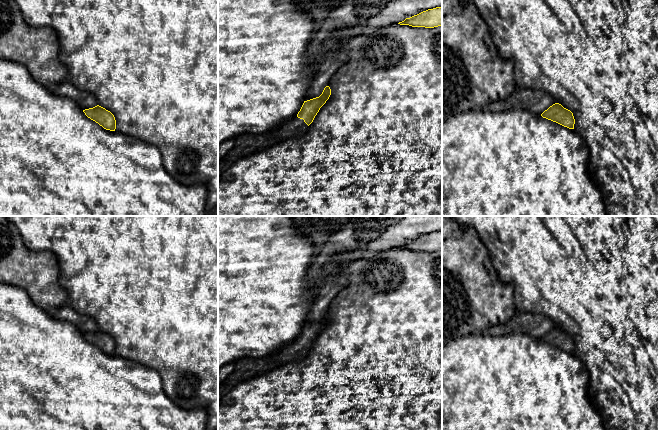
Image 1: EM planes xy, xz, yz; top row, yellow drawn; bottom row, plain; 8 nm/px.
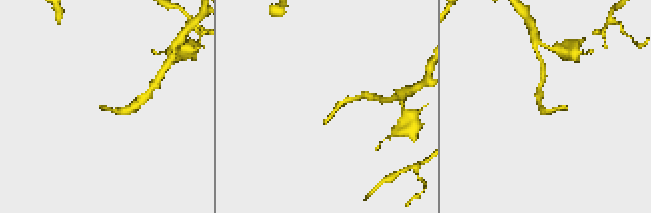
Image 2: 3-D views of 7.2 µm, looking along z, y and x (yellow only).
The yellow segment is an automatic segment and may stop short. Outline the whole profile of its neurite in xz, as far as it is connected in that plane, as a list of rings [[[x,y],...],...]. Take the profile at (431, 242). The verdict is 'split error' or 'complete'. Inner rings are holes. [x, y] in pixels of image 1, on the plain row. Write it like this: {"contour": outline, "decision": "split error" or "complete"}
{"contour": [[[442,231],[428,233],[410,242],[406,242],[398,248],[425,252],[442,250]]], "decision": "complete"}

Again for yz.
{"contour": [[[559,327],[550,330],[541,340],[569,353],[574,353],[575,343],[573,337]]], "decision": "complete"}

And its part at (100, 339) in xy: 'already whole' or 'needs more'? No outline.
already whole

